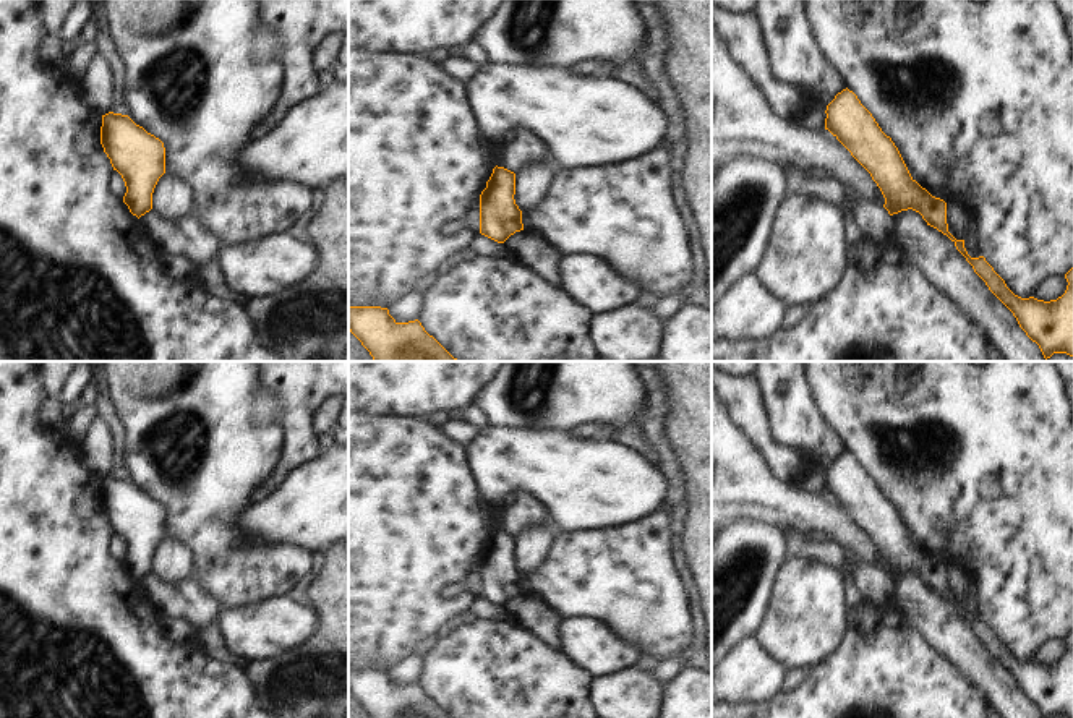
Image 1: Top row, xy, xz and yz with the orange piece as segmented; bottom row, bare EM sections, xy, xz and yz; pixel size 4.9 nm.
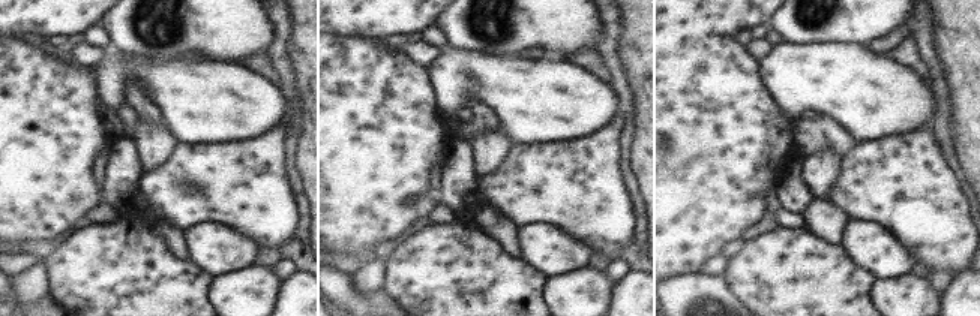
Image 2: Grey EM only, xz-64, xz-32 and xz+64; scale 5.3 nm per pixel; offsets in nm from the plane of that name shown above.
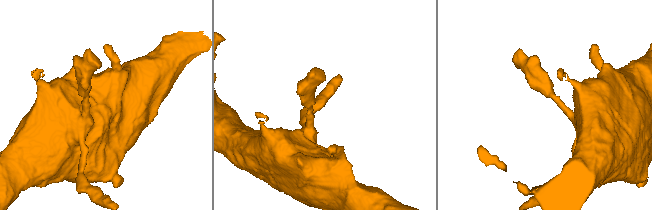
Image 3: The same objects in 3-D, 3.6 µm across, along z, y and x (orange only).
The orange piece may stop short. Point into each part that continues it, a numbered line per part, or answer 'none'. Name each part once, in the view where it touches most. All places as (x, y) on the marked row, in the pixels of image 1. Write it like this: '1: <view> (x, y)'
none

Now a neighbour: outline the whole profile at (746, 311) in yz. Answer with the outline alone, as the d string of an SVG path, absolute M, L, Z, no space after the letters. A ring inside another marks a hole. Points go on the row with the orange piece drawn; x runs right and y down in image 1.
M757 274L741 277L712 308L712 339L763 339L781 329L789 306L773 298Z

